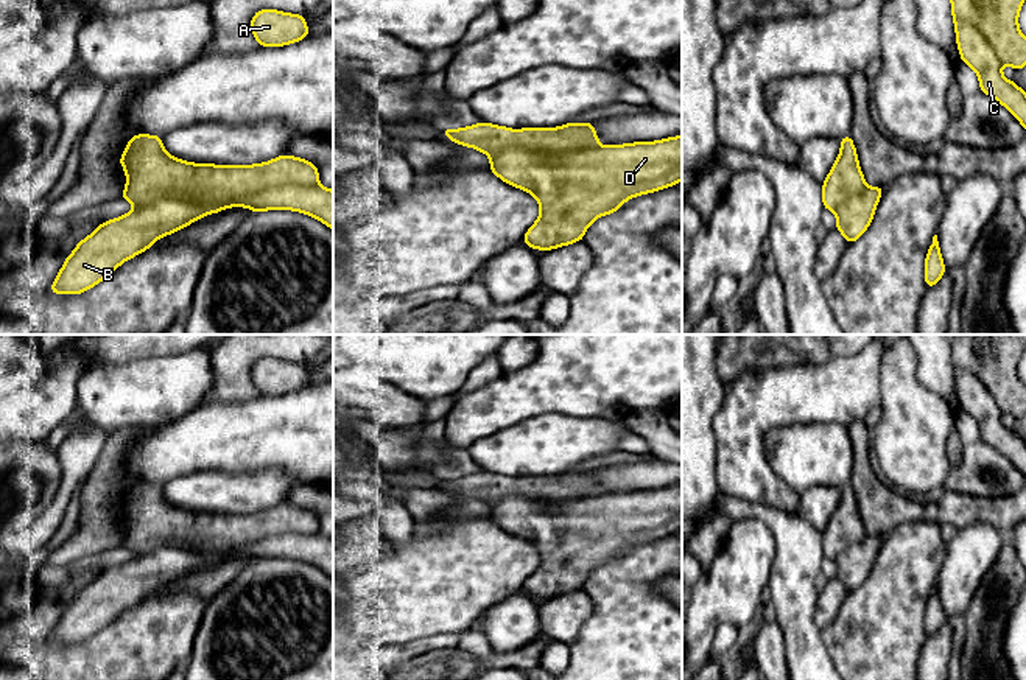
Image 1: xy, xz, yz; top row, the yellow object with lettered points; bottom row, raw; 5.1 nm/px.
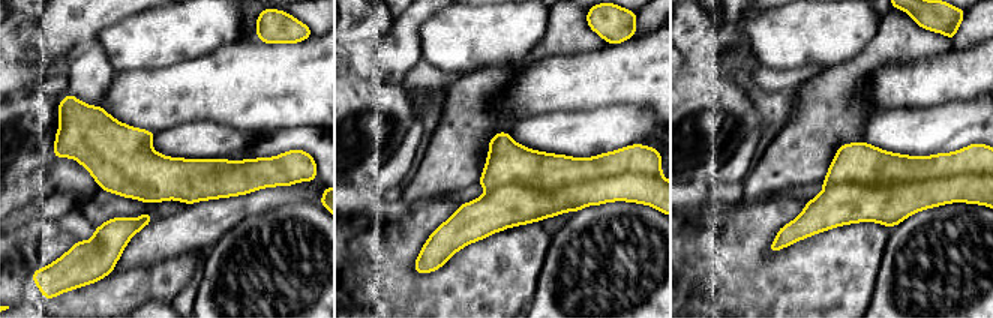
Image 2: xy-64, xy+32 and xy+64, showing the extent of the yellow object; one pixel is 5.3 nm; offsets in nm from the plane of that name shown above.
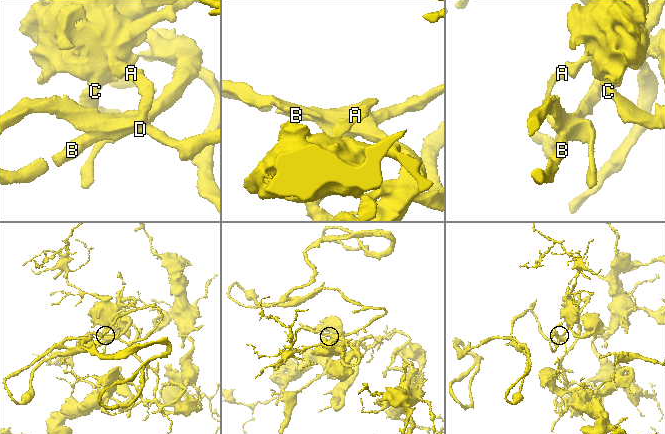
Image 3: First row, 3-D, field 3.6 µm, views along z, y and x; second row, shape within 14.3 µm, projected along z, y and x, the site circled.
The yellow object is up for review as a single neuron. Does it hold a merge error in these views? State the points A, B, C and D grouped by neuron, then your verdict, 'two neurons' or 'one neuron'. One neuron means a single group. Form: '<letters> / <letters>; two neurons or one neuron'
A B C D; one neuron

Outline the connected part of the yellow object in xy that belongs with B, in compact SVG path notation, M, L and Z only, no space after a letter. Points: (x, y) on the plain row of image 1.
M137 482L126 492L120 514L126 521L126 537L120 548L132 551L135 557L100 573L78 591L50 636L53 643L81 643L126 608L149 598L160 585L227 556L248 556L254 562L294 559L322 570L333 579L333 538L319 534L319 520L311 510L294 504L279 504L255 514L191 512L170 504L163 498L162 485Z

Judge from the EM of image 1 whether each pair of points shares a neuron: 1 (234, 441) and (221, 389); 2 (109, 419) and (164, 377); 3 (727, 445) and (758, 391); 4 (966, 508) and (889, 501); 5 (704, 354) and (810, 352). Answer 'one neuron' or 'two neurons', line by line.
1: two neurons
2: one neuron
3: one neuron
4: one neuron
5: two neurons

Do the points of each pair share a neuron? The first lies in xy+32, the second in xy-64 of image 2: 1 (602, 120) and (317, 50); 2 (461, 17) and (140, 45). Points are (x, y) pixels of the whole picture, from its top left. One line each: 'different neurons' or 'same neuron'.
1: different neurons
2: same neuron

